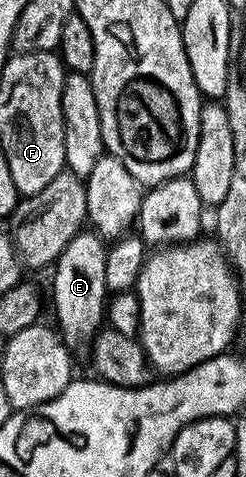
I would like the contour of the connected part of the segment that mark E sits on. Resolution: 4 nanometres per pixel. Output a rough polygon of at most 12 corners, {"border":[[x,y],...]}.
{"border":[[73,236],[53,266],[58,333],[94,339],[105,322],[107,249]]}

